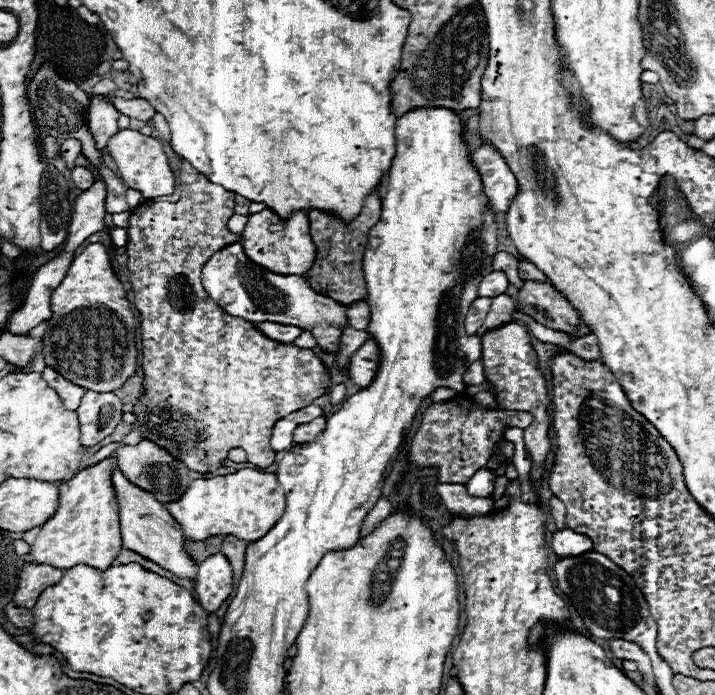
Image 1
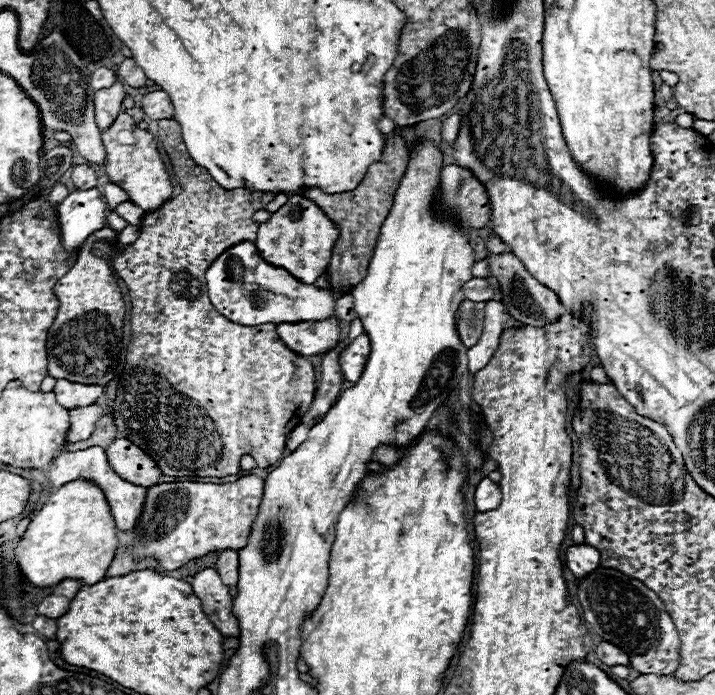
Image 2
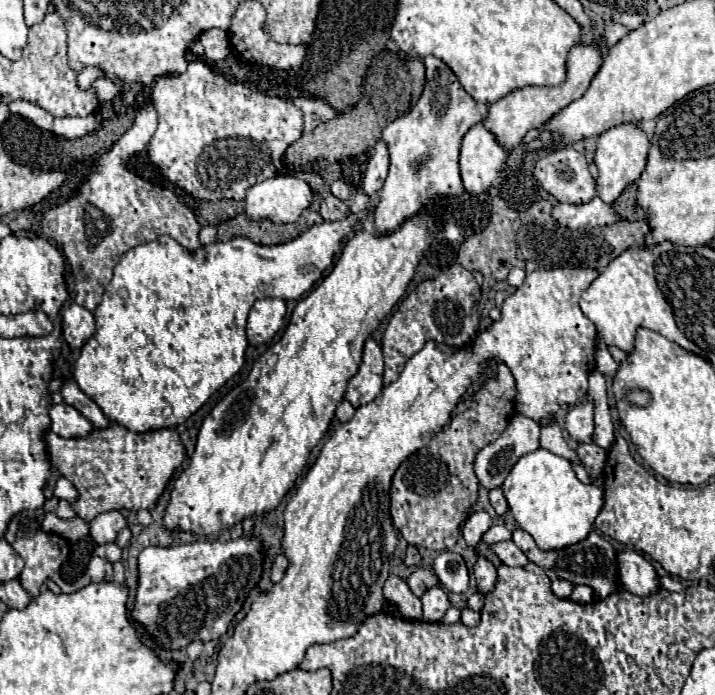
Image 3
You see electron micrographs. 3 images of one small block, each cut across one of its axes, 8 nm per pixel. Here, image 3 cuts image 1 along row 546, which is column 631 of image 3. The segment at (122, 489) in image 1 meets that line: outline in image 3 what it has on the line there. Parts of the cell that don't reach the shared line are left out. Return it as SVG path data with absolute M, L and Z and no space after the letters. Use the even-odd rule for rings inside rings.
M622 124L622 126L610 128L598 136L596 154L594 154L594 162L598 168L596 192L606 204L612 204L624 192L626 186L630 186L632 182L636 182L640 178L640 174L646 166L648 150L650 150L650 142L636 124Z

